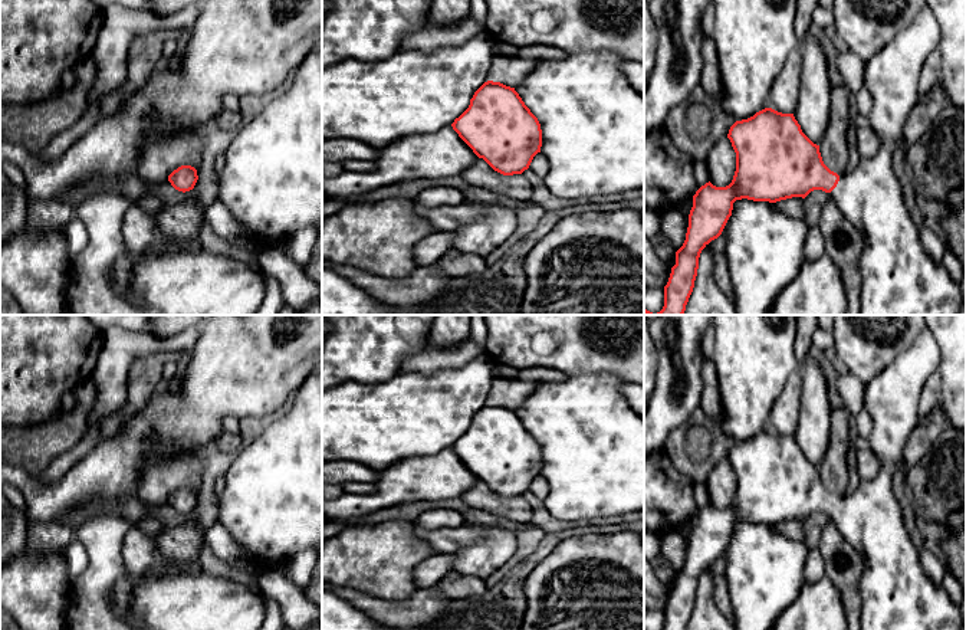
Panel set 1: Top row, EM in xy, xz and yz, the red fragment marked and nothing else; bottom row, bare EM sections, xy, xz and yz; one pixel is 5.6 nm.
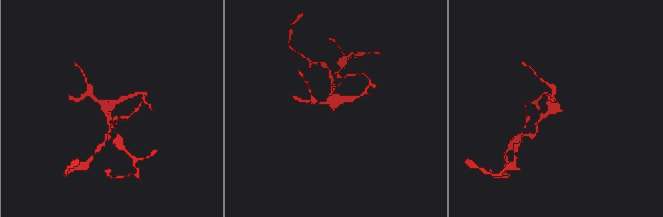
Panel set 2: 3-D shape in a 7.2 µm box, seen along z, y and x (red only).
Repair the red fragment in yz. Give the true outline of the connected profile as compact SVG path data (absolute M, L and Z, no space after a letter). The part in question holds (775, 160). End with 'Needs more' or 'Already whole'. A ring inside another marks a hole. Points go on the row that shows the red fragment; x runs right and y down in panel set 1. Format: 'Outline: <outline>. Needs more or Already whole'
Outline: M929 6L916 16L910 26L901 30L877 56L864 62L864 88L873 96L870 127L878 138L878 152L873 158L861 158L855 170L838 175L822 161L819 145L814 144L801 129L794 114L782 114L765 108L753 117L736 121L727 134L736 152L736 171L726 187L716 187L710 181L702 186L693 196L693 207L689 214L689 227L683 246L676 252L676 265L664 286L664 306L653 314L644 309L644 315L683 315L694 288L702 250L717 239L729 217L733 203L748 198L753 201L776 203L781 200L802 197L814 190L829 193L841 214L845 216L862 234L862 249L858 260L861 275L861 314L860 315L959 315L963 299L960 283L954 282L942 262L936 262L923 247L919 227L913 223L903 197L903 186L893 170L893 154L903 138L903 129L910 111L917 104L919 78L926 66L927 56L937 49L940 29Z. Needs more

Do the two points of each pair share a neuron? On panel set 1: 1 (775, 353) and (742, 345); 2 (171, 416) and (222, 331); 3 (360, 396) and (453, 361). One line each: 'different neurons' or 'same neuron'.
1: same neuron
2: same neuron
3: different neurons

